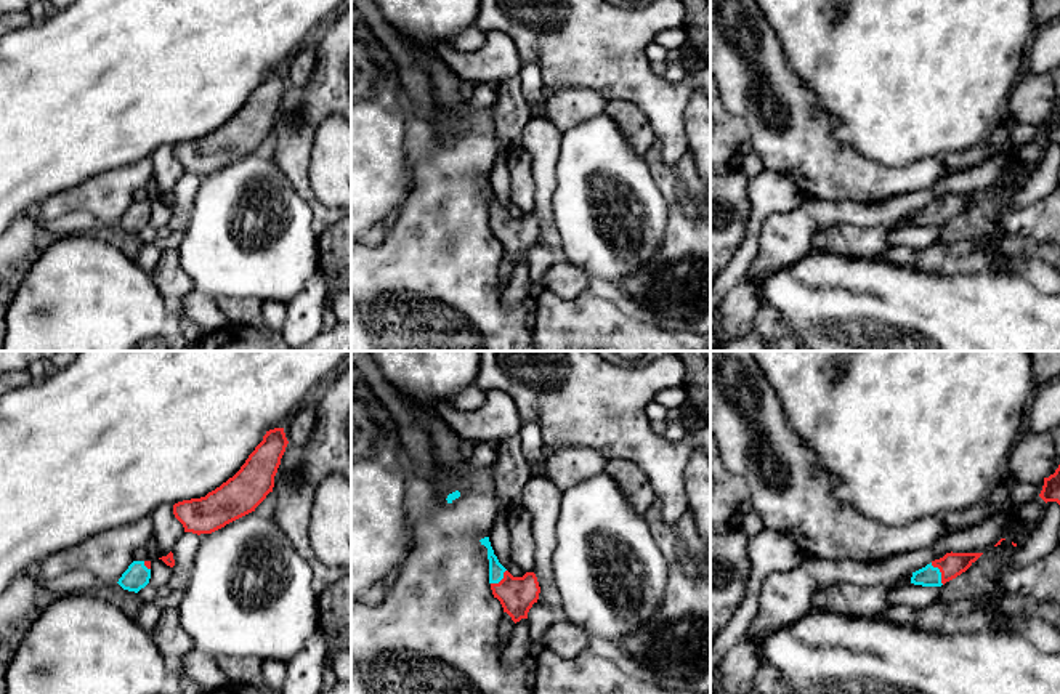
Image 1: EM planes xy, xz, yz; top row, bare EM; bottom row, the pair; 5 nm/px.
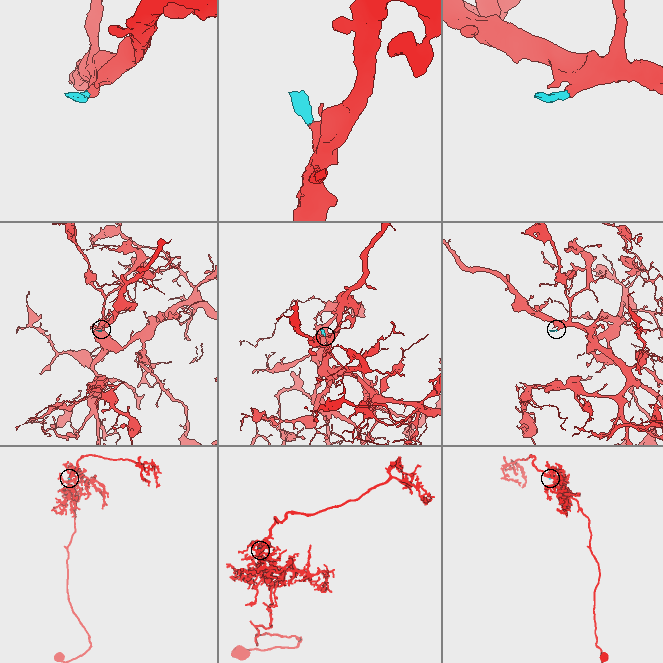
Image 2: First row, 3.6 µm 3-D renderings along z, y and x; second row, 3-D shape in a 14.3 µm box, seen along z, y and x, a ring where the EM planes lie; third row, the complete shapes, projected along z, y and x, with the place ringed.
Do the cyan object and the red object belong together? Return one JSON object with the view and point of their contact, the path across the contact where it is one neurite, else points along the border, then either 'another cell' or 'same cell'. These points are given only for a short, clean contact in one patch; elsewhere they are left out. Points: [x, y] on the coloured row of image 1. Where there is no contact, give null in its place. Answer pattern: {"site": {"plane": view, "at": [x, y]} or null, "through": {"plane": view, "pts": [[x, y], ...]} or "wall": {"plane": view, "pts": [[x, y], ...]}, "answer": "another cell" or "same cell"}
{"site": {"plane": "yz", "at": [940, 572]}, "through": {"plane": "yz", "pts": [[929, 576], [940, 572], [951, 564]]}, "answer": "same cell"}

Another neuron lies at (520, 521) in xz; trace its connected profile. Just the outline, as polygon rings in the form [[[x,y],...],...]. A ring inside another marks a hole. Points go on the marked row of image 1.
[[[516,508],[508,516],[512,558],[524,571],[534,571],[532,516],[524,508]]]

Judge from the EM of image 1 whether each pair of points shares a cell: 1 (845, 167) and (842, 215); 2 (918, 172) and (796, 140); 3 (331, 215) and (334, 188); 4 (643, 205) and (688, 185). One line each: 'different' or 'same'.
1: different
2: same
3: different
4: different

